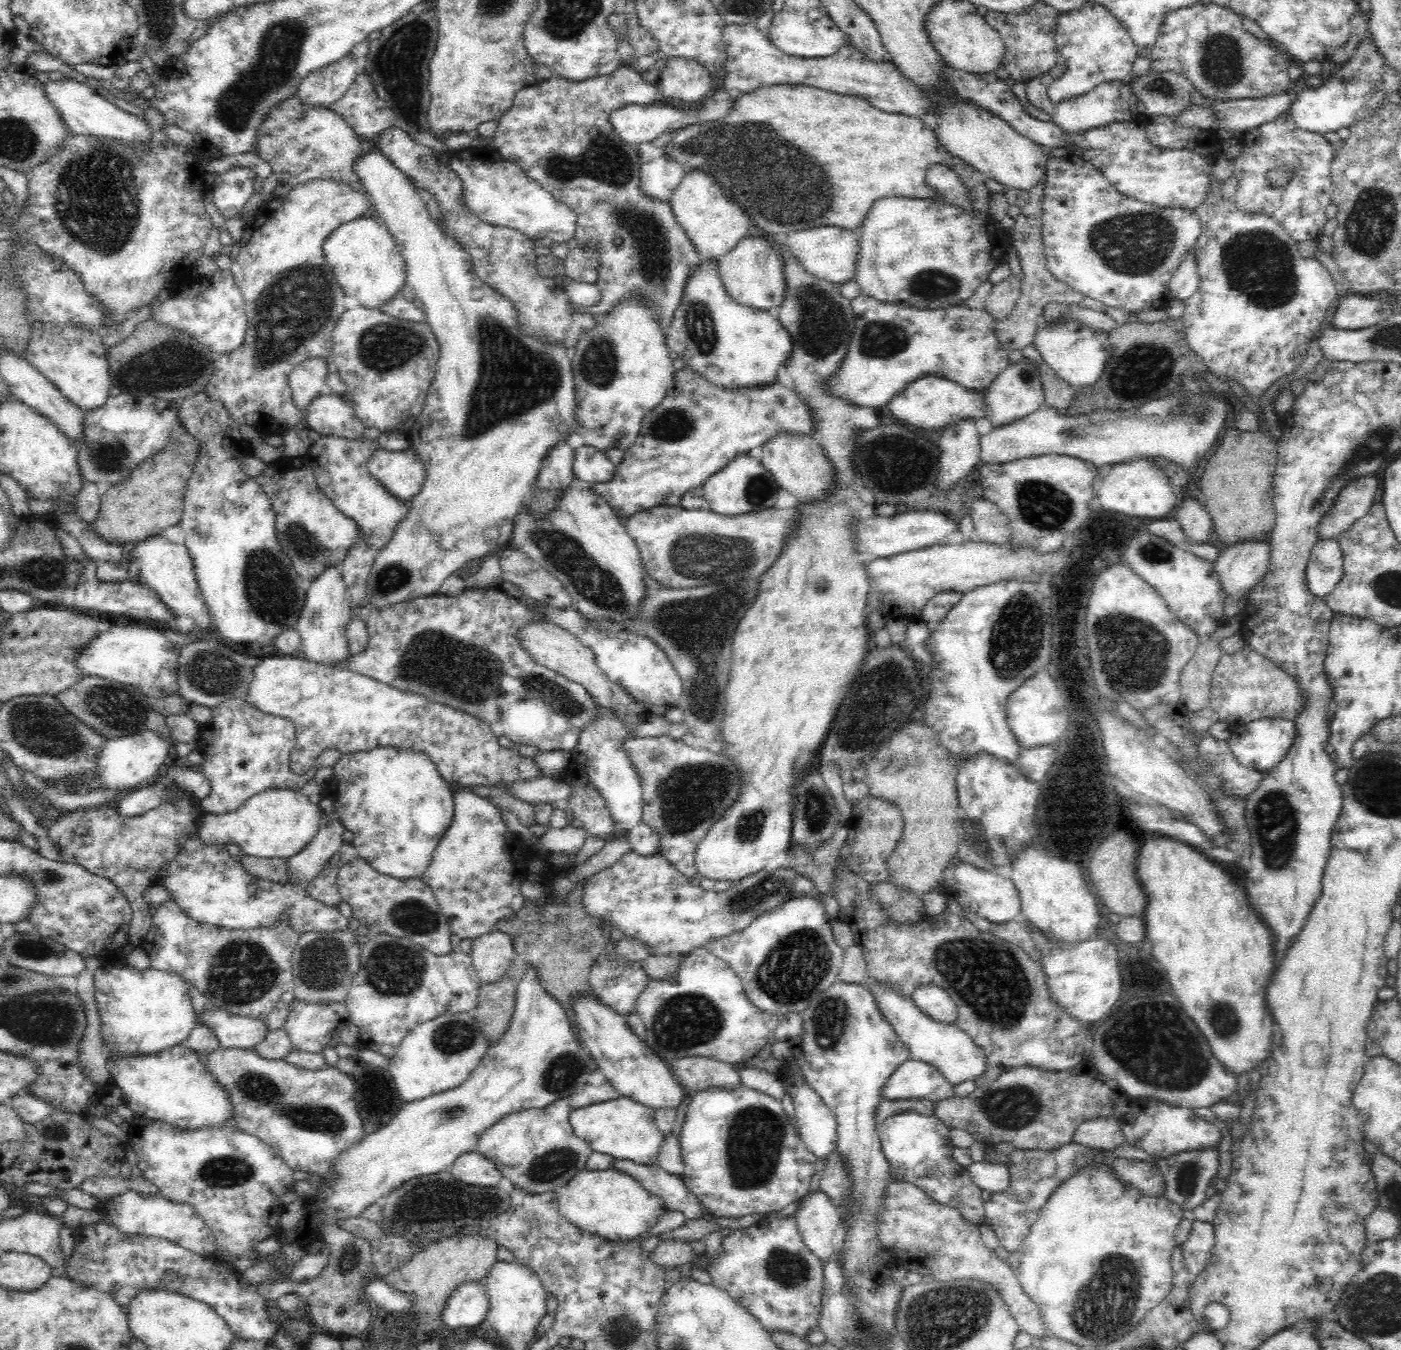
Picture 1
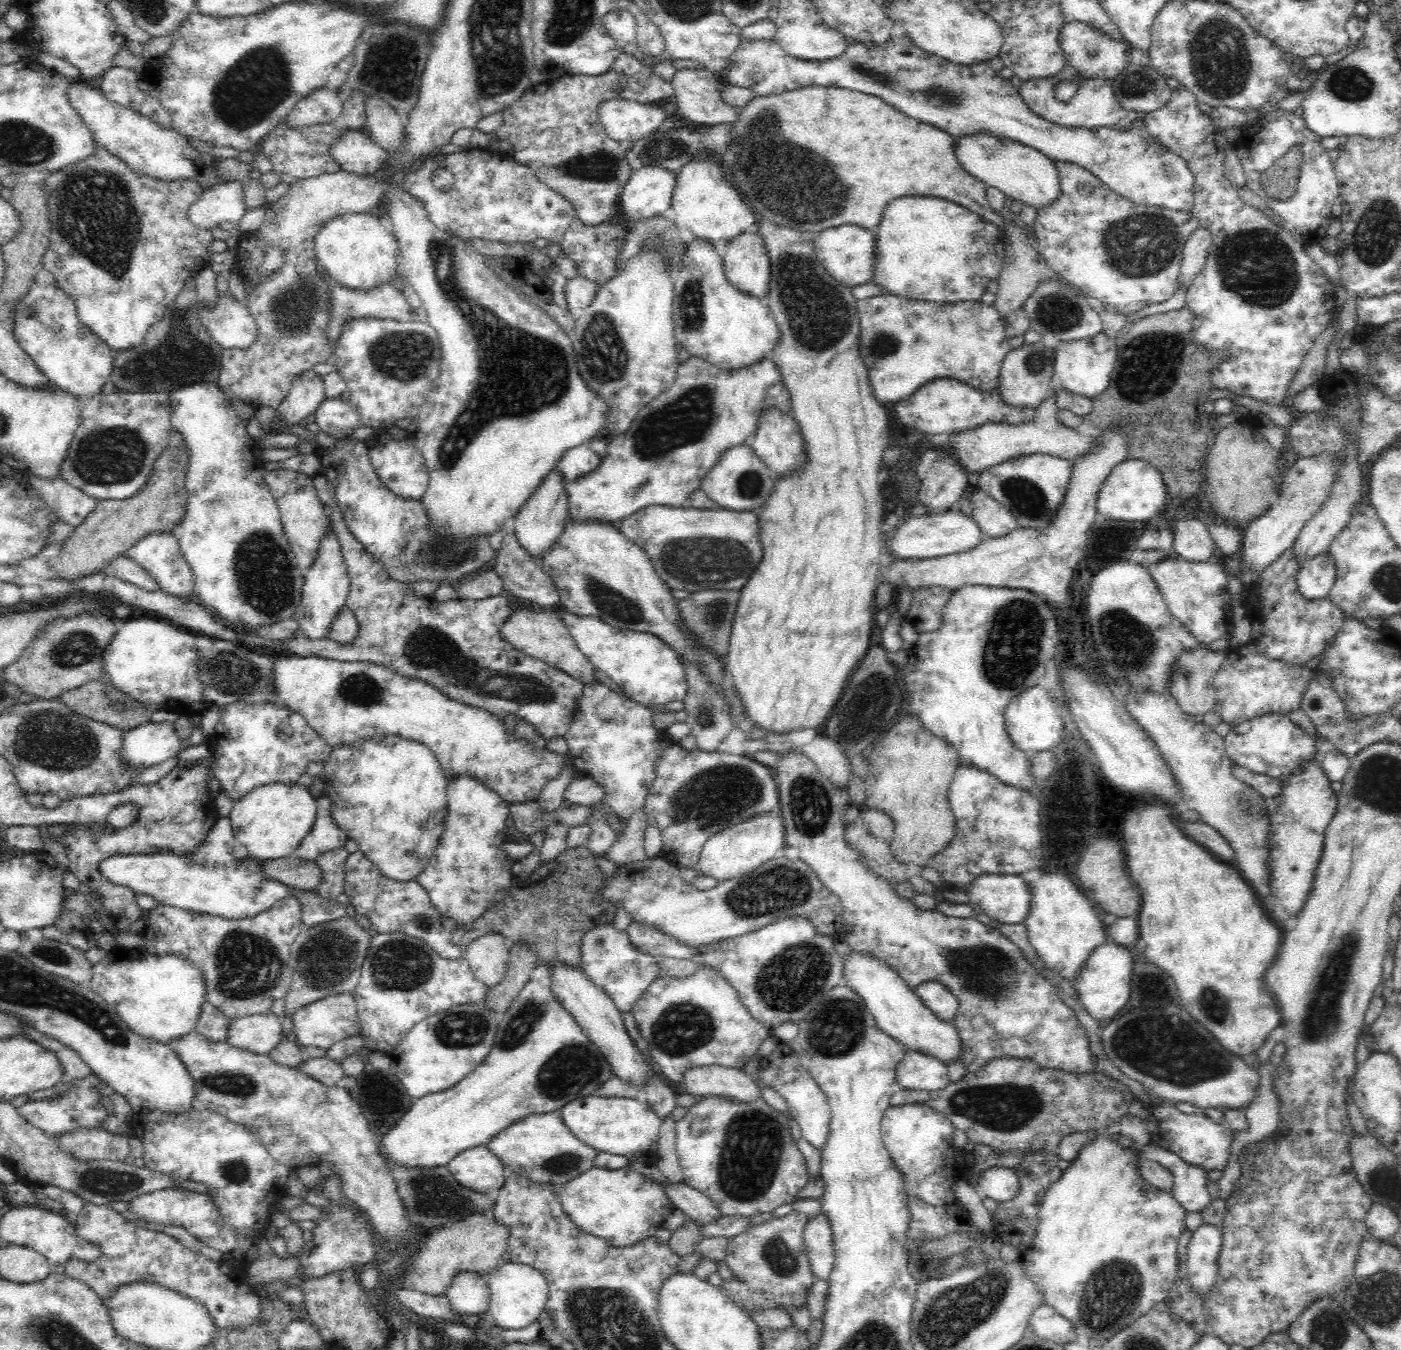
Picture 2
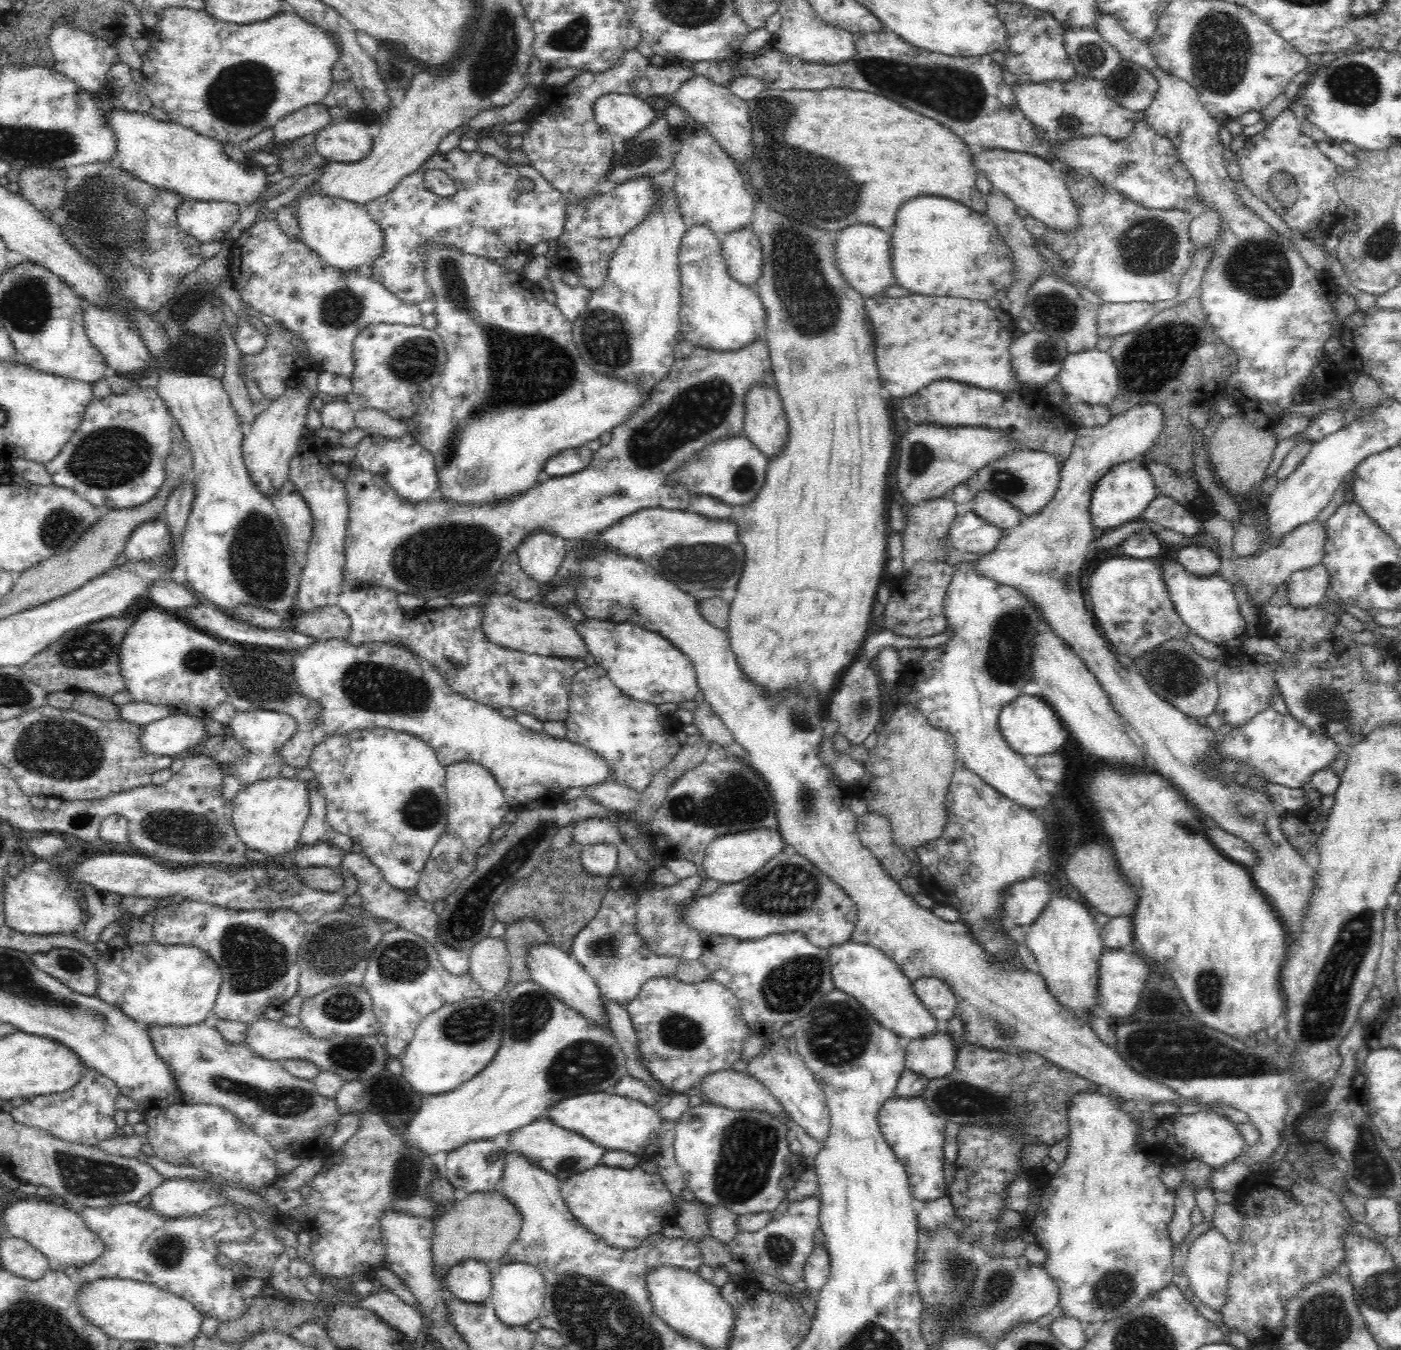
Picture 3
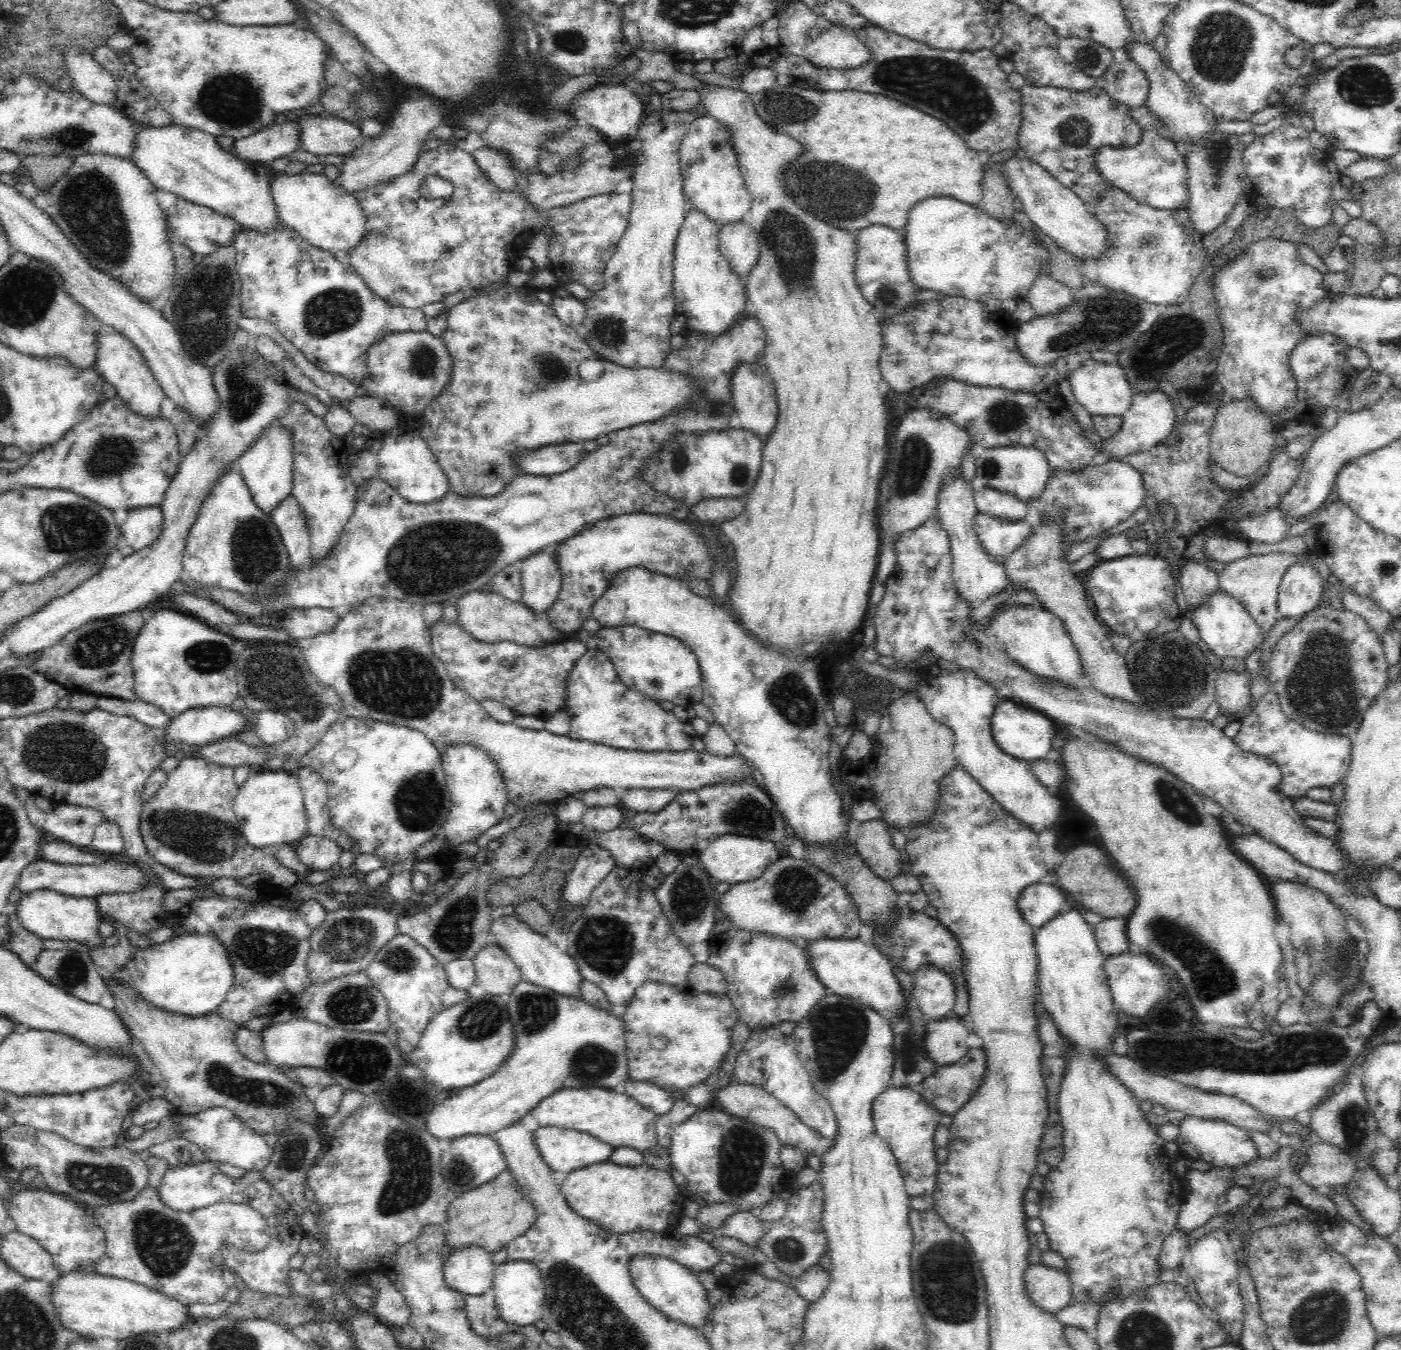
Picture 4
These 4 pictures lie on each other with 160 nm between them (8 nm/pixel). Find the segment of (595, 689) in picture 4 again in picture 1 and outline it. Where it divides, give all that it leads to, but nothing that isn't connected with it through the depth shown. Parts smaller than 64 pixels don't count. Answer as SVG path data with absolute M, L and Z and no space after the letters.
M598 707L597 720L580 733L579 743L575 750L576 756L571 759L576 762L585 762L587 778L598 789L609 809L614 824L613 836L620 836L641 824L644 812L640 778L634 771L632 761L626 755L626 751L618 745L622 738L634 736L634 734L633 730L630 732L626 729L626 725L622 725L618 715L600 707Z

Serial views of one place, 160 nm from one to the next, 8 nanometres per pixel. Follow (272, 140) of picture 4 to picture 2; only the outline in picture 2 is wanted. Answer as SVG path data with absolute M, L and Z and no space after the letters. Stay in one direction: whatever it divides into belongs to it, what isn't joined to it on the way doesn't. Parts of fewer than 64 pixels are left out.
M340 84L340 86L338 86L336 88L330 88L330 87L322 86L322 88L316 88L316 90L312 90L312 92L310 92L310 94L308 94L308 96L304 96L304 98L300 98L301 100L296 104L296 106L294 106L294 109L292 109L289 112L289 114L285 117L285 121L290 126L310 126L310 124L320 124L320 122L330 122L330 123L332 123L339 116L341 116L340 112L342 112L342 109L343 109L343 102L342 102L342 99L340 98L340 95L339 95L339 88L340 87L341 87L341 84Z

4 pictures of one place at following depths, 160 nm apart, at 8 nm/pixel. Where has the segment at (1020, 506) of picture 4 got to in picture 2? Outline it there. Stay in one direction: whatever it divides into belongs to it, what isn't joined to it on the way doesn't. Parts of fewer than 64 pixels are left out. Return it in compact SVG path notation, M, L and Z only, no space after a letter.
M973 487L970 497L971 517L978 525L983 538L1000 538L1017 529L1016 519L1008 508L990 498L984 491Z

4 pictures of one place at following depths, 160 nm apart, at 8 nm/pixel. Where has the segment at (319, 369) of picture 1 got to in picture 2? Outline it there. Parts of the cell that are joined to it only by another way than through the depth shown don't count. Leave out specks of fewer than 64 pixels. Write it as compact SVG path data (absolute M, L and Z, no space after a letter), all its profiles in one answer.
M308 370L292 381L288 396L277 408L282 424L300 424L306 416L314 414L325 398L322 378L313 370Z

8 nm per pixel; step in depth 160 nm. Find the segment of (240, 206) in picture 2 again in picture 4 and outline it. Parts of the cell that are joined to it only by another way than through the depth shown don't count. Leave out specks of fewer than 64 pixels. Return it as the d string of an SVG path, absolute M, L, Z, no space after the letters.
M177 199L167 211L167 224L175 237L193 254L208 256L231 242L236 234L236 221L218 214L207 206Z

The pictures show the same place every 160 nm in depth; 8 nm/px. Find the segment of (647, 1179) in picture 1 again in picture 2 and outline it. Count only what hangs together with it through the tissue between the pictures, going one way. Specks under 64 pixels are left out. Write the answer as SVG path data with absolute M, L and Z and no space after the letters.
M653 1178L652 1181L662 1187L662 1191L666 1193L668 1201L675 1209L681 1210L695 1223L714 1222L720 1216L720 1211L712 1203L712 1199L708 1199L706 1195L688 1184L684 1182L661 1183Z

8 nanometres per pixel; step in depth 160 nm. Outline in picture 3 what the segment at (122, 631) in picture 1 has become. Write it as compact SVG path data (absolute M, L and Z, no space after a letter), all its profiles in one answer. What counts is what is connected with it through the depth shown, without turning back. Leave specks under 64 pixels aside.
M148 610L130 622L118 654L124 688L136 703L166 706L172 715L200 717L226 701L226 691L220 685L224 666L220 642L192 630L188 622L178 622L160 610Z

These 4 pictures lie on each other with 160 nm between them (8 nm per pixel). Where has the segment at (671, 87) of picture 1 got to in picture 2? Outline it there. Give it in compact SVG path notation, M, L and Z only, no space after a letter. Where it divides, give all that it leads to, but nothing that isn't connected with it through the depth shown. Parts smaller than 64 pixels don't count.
M702 68L675 70L669 81L678 112L698 124L734 122L738 110L727 107L718 92L716 74Z

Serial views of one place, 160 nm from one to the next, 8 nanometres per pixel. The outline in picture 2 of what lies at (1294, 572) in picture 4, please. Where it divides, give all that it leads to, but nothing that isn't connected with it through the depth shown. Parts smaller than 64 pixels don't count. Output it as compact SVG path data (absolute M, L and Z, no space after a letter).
M1330 551L1301 563L1297 574L1298 591L1304 598L1326 601L1337 577L1334 555Z

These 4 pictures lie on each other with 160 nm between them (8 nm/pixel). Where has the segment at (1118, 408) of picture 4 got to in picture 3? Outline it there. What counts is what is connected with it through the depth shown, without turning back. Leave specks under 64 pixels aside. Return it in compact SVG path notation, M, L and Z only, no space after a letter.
M1097 347L1088 348L1076 354L1068 353L1063 366L1057 375L1057 381L1065 390L1065 394L1086 404L1108 404L1118 392L1118 372L1114 368L1114 360L1109 351Z

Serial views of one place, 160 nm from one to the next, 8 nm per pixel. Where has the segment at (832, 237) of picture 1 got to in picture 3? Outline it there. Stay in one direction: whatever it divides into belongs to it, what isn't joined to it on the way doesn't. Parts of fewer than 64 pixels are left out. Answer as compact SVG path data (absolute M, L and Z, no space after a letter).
M857 223L832 234L834 236L834 248L832 248L834 263L846 282L856 289L863 298L884 298L881 296L882 290L894 285L892 265L890 265L890 235L888 235L888 231Z

